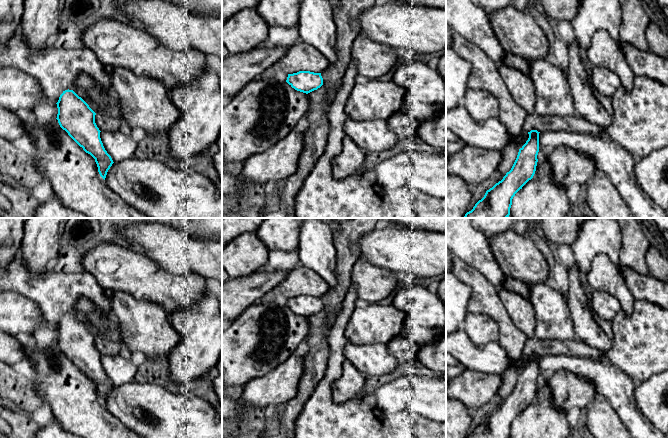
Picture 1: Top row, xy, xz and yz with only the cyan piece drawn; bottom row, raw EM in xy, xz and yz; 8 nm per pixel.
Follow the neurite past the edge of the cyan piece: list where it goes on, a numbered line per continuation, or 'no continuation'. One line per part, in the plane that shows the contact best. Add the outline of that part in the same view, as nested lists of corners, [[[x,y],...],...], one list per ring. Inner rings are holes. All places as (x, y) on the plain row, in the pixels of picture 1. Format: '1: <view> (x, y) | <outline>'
no continuation

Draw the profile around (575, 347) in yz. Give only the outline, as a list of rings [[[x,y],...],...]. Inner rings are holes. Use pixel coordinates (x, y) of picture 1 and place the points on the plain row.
[[[533,337],[525,341],[523,348],[524,356],[530,356],[531,354],[537,354],[540,357],[549,355],[568,355],[607,362],[604,358],[605,353],[606,351],[592,348],[578,338],[573,340],[540,340]]]

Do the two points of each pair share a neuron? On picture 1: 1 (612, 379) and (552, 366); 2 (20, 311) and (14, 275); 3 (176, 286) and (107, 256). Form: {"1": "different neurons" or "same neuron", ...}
{"1": "same neuron", "2": "different neurons", "3": "same neuron"}

